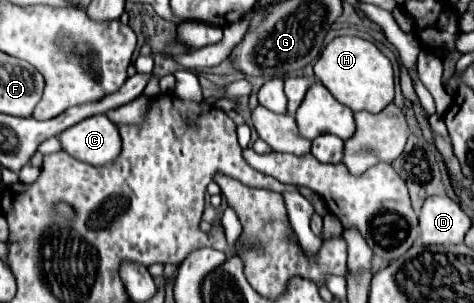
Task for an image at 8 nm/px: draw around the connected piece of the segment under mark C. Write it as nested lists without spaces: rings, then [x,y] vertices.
[[[105,114],[89,116],[67,128],[61,132],[59,142],[67,154],[93,166],[113,162],[121,152],[119,130]]]

